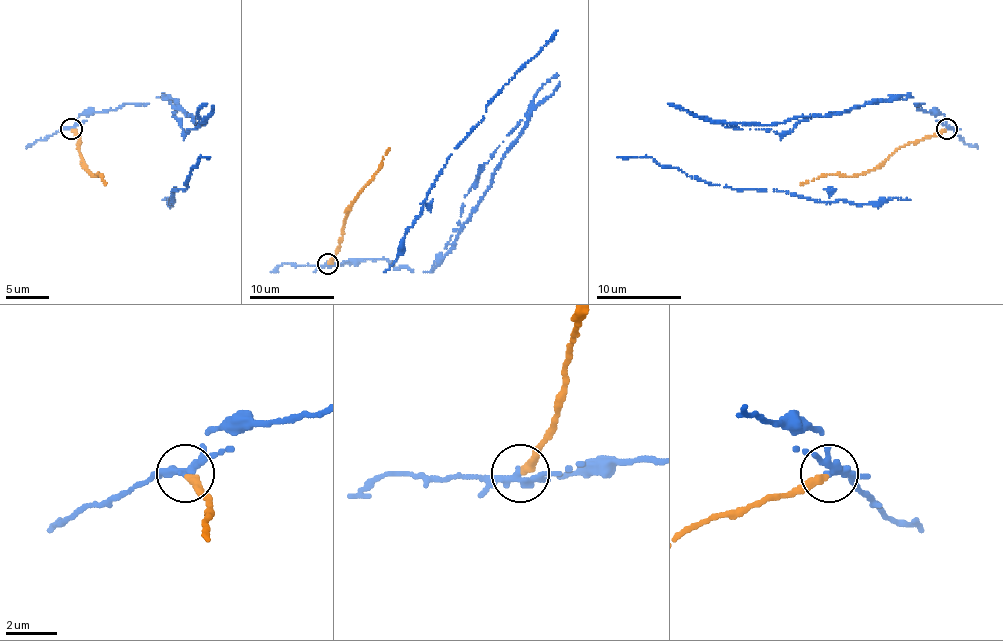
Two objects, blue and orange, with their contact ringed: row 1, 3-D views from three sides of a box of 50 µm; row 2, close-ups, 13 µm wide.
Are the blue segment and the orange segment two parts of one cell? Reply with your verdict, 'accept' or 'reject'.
reject

